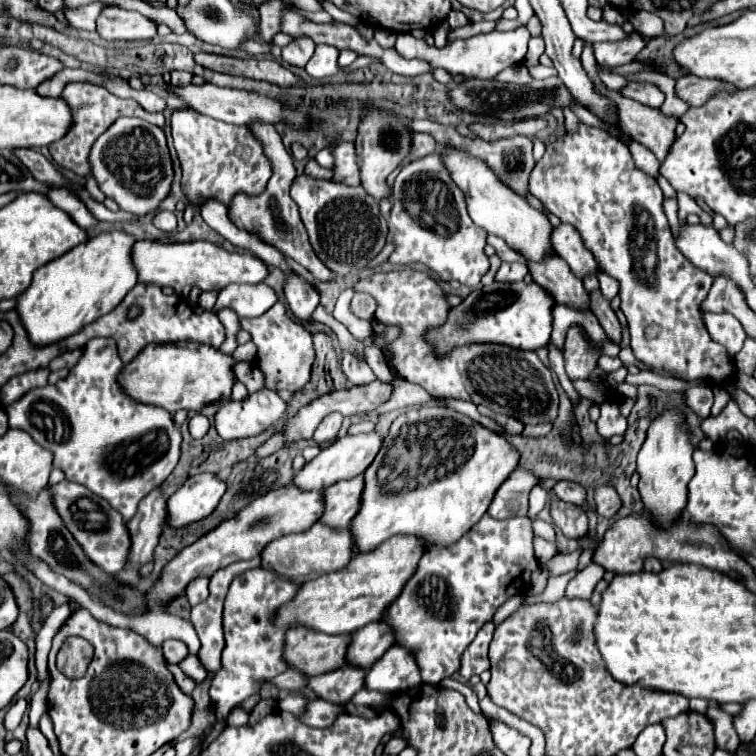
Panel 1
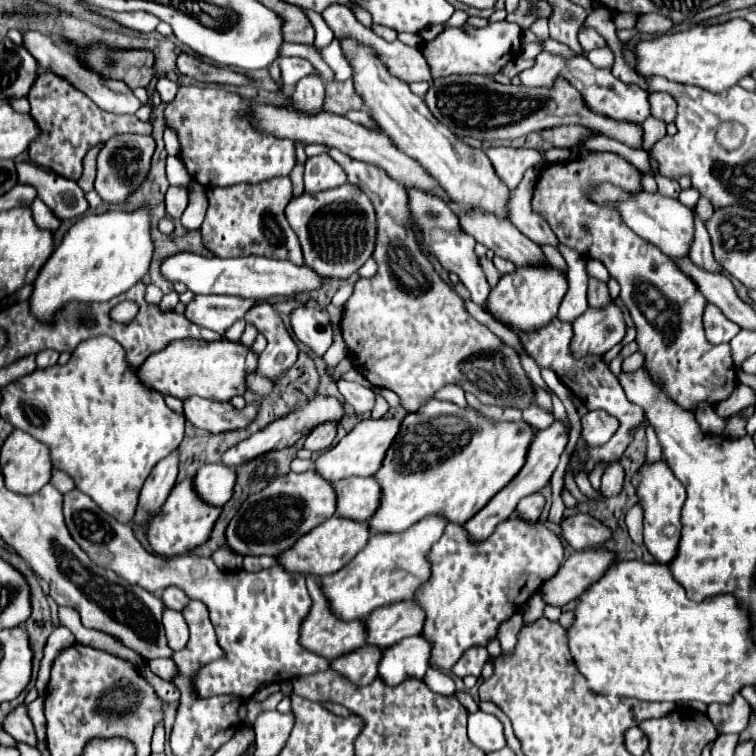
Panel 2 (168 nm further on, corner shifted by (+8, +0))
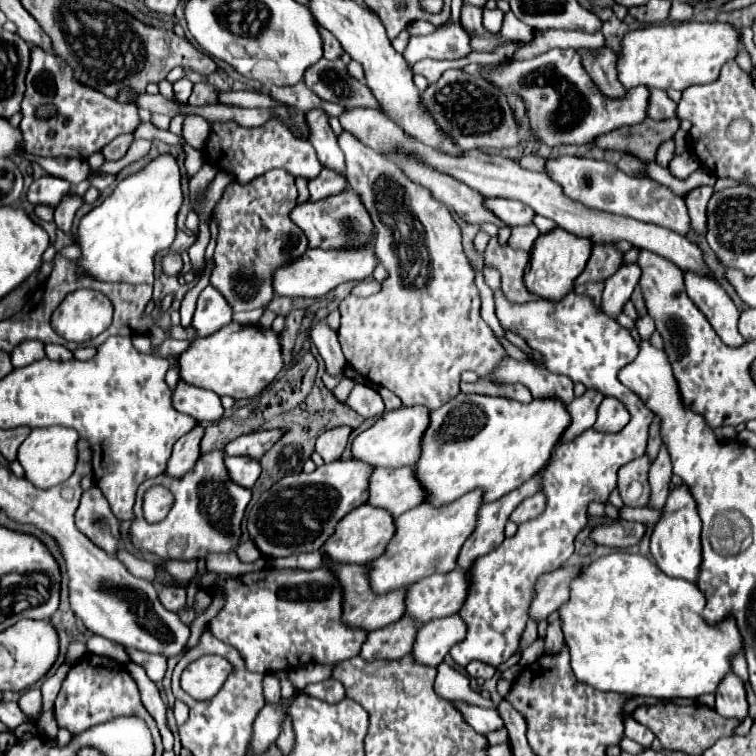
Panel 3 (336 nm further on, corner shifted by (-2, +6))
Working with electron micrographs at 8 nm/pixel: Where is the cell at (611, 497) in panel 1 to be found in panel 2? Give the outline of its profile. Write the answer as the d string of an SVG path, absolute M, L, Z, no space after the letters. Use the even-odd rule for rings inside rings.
M612 463L606 467L604 475L602 475L602 495L604 497L616 497L620 495L624 487L624 467L620 463Z

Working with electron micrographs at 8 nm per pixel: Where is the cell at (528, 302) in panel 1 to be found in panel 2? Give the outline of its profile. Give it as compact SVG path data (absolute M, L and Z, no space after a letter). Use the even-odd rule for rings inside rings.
M530 265L518 267L514 273L508 273L500 279L500 283L492 289L492 297L488 299L492 305L494 317L504 317L508 325L516 325L516 329L538 329L546 325L552 317L556 317L558 307L568 291L566 275L552 265Z

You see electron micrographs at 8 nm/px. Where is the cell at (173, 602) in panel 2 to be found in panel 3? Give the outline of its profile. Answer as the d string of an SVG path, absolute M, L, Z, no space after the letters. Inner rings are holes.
M164 587L164 589L160 589L160 603L166 609L178 613L186 605L186 589L182 589L182 587Z

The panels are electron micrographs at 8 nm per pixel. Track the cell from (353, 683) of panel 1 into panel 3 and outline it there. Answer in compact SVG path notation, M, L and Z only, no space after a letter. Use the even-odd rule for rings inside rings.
M402 617L400 621L370 631L362 649L360 657L366 661L374 659L402 659L402 655L408 655L412 651L414 635L416 635L416 623L410 617Z

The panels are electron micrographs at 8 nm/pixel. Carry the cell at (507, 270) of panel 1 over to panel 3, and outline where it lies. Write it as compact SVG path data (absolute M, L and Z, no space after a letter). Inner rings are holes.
M526 225L526 227L514 227L508 243L514 249L522 249L522 251L530 251L534 241L538 239L538 229L534 225Z

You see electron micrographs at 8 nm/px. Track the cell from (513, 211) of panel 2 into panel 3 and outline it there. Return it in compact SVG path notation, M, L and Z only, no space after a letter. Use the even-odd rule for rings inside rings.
M486 199L486 207L496 213L502 221L508 225L530 225L534 221L534 211L526 207L522 201L510 201L510 199Z

